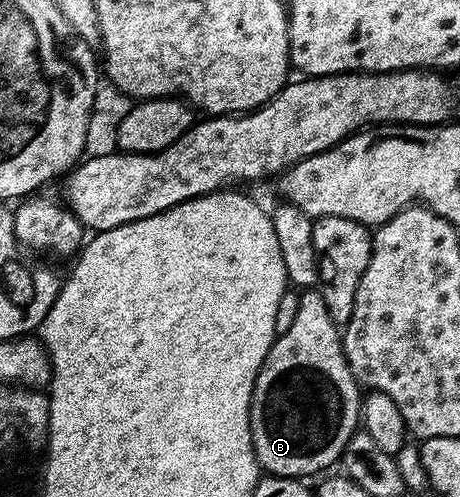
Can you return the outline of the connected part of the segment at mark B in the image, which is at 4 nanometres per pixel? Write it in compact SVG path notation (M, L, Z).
M313 287L310 289L305 289L300 293L300 302L298 303L298 311L294 314L294 323L290 323L290 331L286 331L285 333L279 334L277 336L276 342L272 344L270 347L270 351L266 355L266 359L262 363L262 367L260 368L260 374L256 377L256 382L254 383L254 391L252 392L252 410L250 411L250 427L252 428L252 446L254 447L254 451L256 452L256 461L260 464L261 470L265 474L272 474L276 477L293 477L299 479L308 479L308 476L311 473L320 473L323 474L325 471L323 469L328 469L332 464L339 462L344 453L344 448L347 446L348 440L354 436L354 434L358 430L358 426L362 421L362 389L358 384L356 376L352 373L352 368L350 367L350 363L346 359L346 355L344 354L344 342L342 340L341 330L334 323L334 319L330 319L330 311L326 311L326 299L322 299L322 295L320 294L319 288Z

